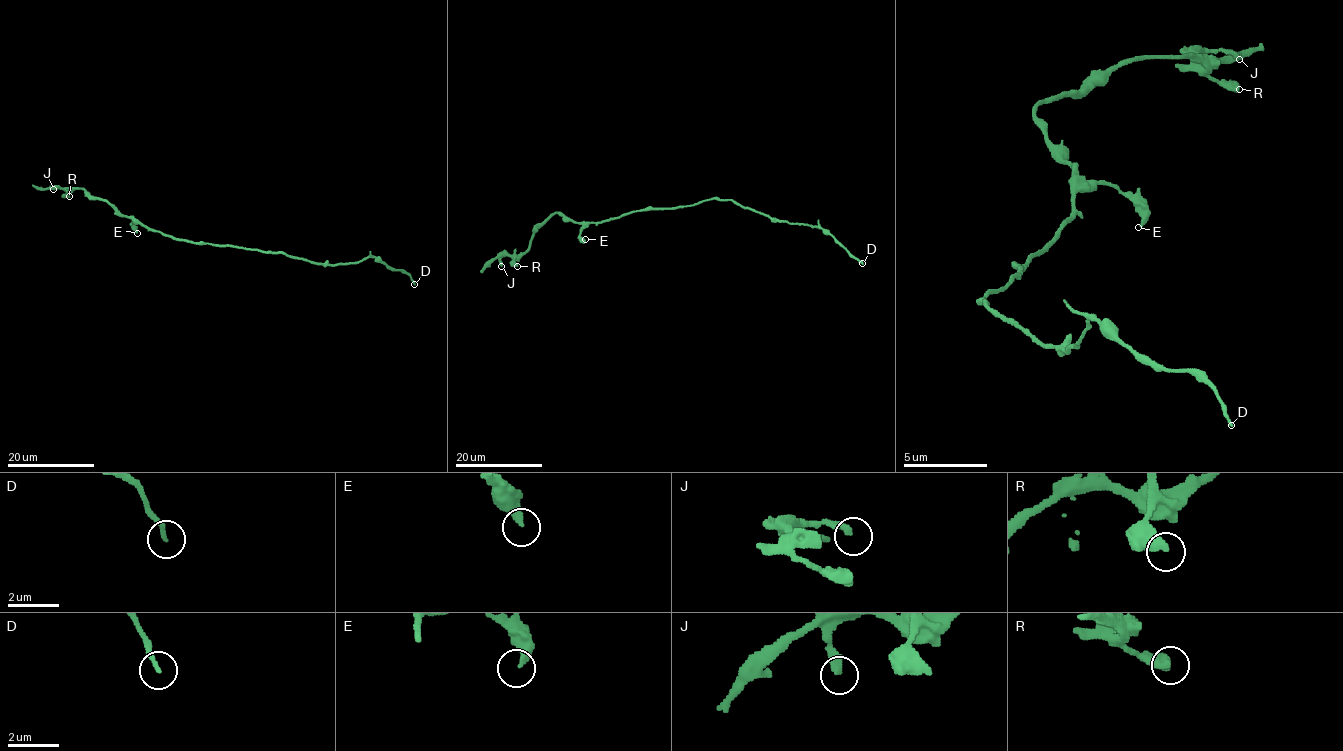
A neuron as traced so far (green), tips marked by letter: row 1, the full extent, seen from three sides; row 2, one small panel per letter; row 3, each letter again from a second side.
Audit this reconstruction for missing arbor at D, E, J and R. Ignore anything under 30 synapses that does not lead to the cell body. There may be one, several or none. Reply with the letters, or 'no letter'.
no letter

